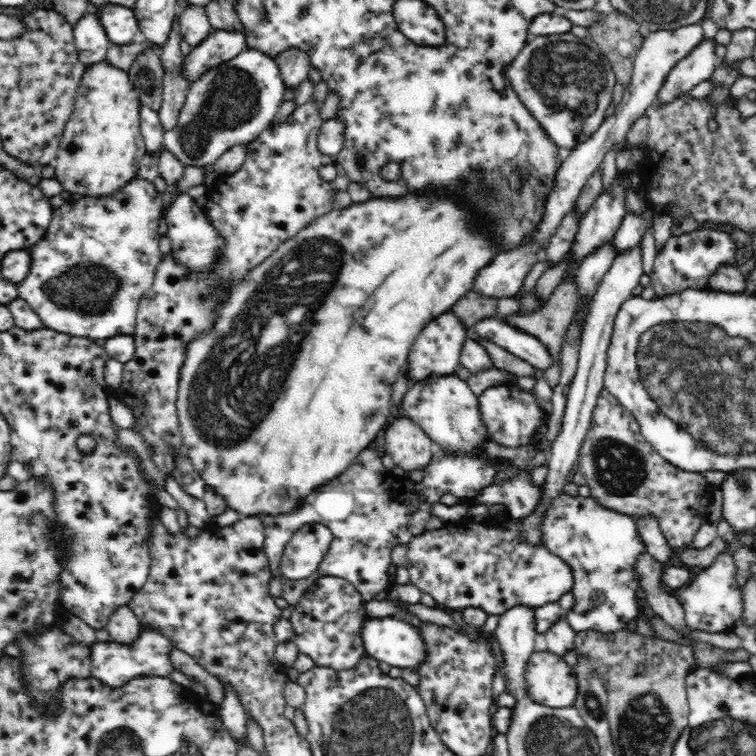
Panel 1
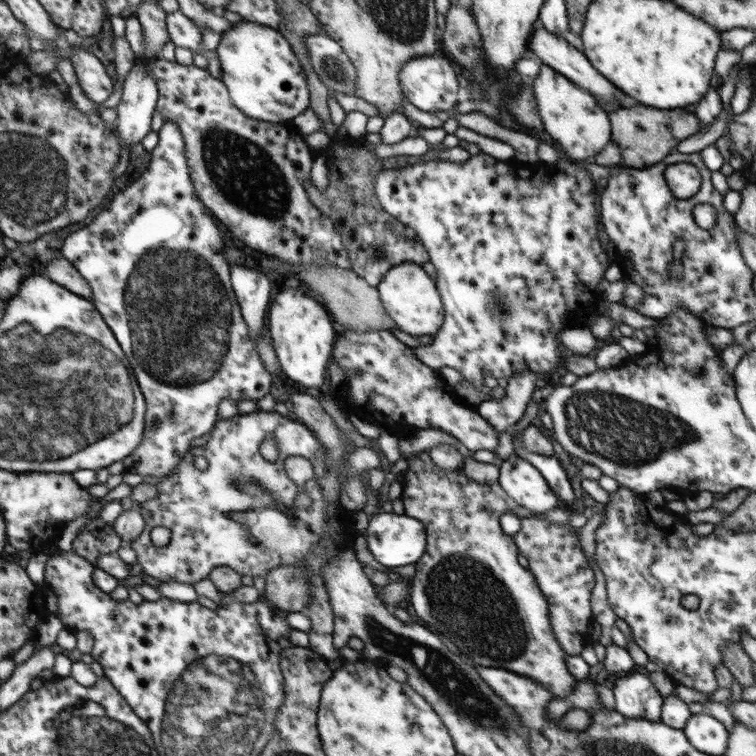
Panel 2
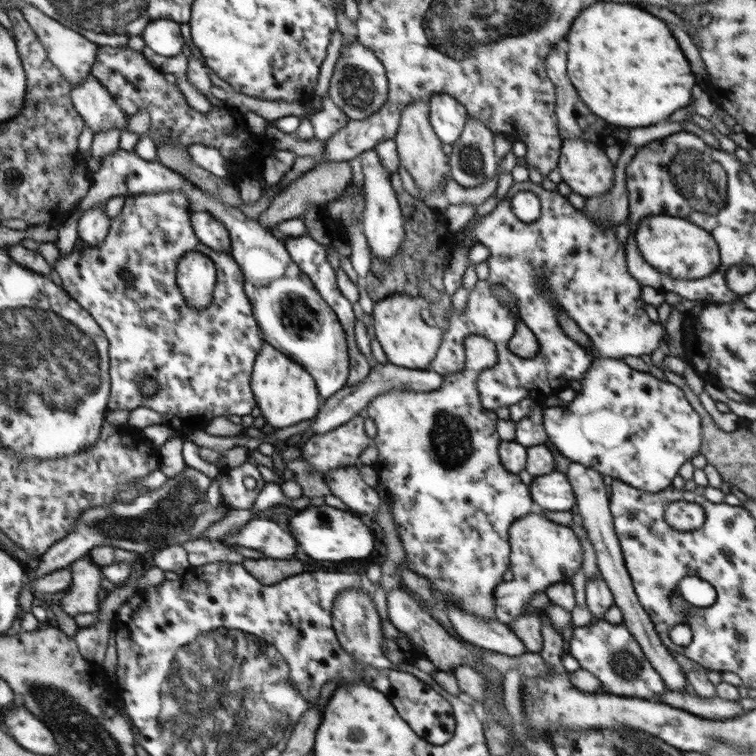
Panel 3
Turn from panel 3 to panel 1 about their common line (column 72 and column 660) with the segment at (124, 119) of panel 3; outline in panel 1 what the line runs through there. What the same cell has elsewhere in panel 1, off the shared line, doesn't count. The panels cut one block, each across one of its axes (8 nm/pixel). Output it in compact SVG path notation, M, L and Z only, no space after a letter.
M704 38L688 56L677 62L665 79L667 84L662 85L660 99L671 101L680 93L689 93L701 82L710 80L712 73L722 64L714 53L716 45L716 41Z

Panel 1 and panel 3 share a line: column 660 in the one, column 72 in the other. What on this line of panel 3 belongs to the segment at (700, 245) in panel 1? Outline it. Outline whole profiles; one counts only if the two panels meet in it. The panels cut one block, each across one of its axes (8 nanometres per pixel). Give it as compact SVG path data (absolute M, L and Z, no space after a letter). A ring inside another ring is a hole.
M180 191L141 194L128 198L118 218L112 219L108 234L100 246L88 247L76 245L66 256L60 255L53 267L62 279L63 290L66 290L67 294L73 300L76 300L76 303L80 304L80 306L94 318L94 321L97 322L109 339L111 398L109 399L108 410L132 411L139 406L147 406L158 412L158 414L161 414L166 421L166 426L172 428L172 430L176 431L179 435L182 432L195 432L196 430L205 431L206 427L208 427L208 422L220 416L236 414L236 416L243 417L252 412L252 408L257 405L257 402L251 389L251 374L254 364L256 363L256 356L258 356L258 352L262 350L262 344L264 344L262 334L253 316L252 304L250 304L250 300L248 300L248 296L246 296L244 292L244 277L241 268L230 252L216 252L201 243L201 239L197 236L194 230L194 224L191 220L191 209L188 197ZM194 250L208 256L208 258L214 262L216 269L216 284L214 294L212 294L212 302L208 308L202 308L202 310L190 308L189 305L185 303L184 297L176 289L176 272L178 271L179 260L181 260L187 252ZM123 268L127 268L131 276L133 276L133 286L127 286L127 284L122 282L121 270L123 270ZM145 378L153 378L158 382L159 390L157 390L157 394L154 396L143 396L141 384Z

